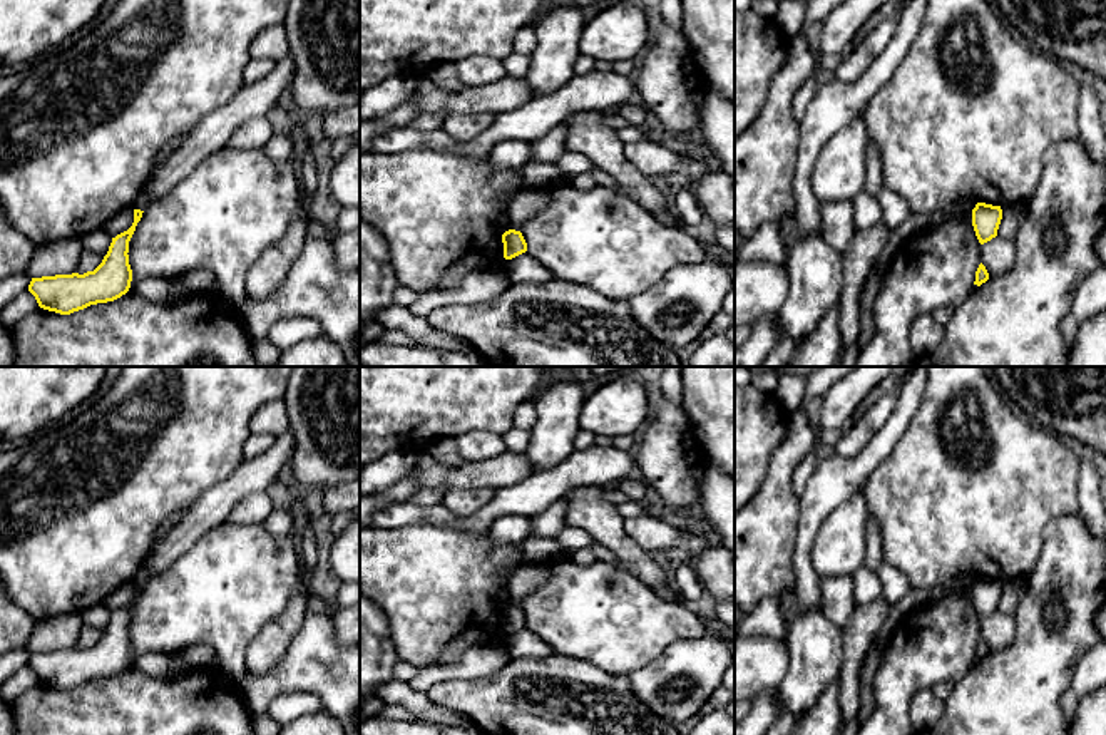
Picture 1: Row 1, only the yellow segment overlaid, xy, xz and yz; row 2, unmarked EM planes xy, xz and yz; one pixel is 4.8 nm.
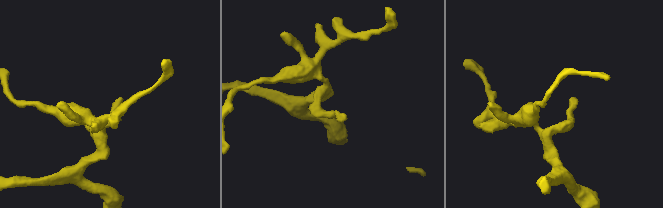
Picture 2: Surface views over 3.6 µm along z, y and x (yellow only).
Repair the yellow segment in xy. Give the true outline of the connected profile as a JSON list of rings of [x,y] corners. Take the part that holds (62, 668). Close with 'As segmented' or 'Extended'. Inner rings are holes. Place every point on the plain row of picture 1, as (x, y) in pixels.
[[[134,584],[132,601],[112,613],[107,630],[94,646],[32,653],[28,666],[35,671],[38,681],[60,690],[70,690],[90,680],[114,676],[125,670],[132,656],[127,630],[129,616],[142,588]]]. As segmented

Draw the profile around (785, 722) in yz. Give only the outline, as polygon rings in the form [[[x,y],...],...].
[[[838,680],[830,683],[813,707],[798,720],[793,718],[783,698],[776,695],[776,720],[765,735],[837,735],[840,728]]]

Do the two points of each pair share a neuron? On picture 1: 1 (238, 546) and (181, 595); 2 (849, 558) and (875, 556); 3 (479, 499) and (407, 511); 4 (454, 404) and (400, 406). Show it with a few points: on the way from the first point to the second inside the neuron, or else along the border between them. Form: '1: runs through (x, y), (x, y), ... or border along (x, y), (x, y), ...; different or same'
1: runs through (225, 560), (194, 590); same
2: border along (869, 518), (865, 523), (865, 561), (862, 565); different
3: border along (442, 503), (460, 516), (469, 516), (486, 504); different
4: runs through (440, 404), (414, 404); same

